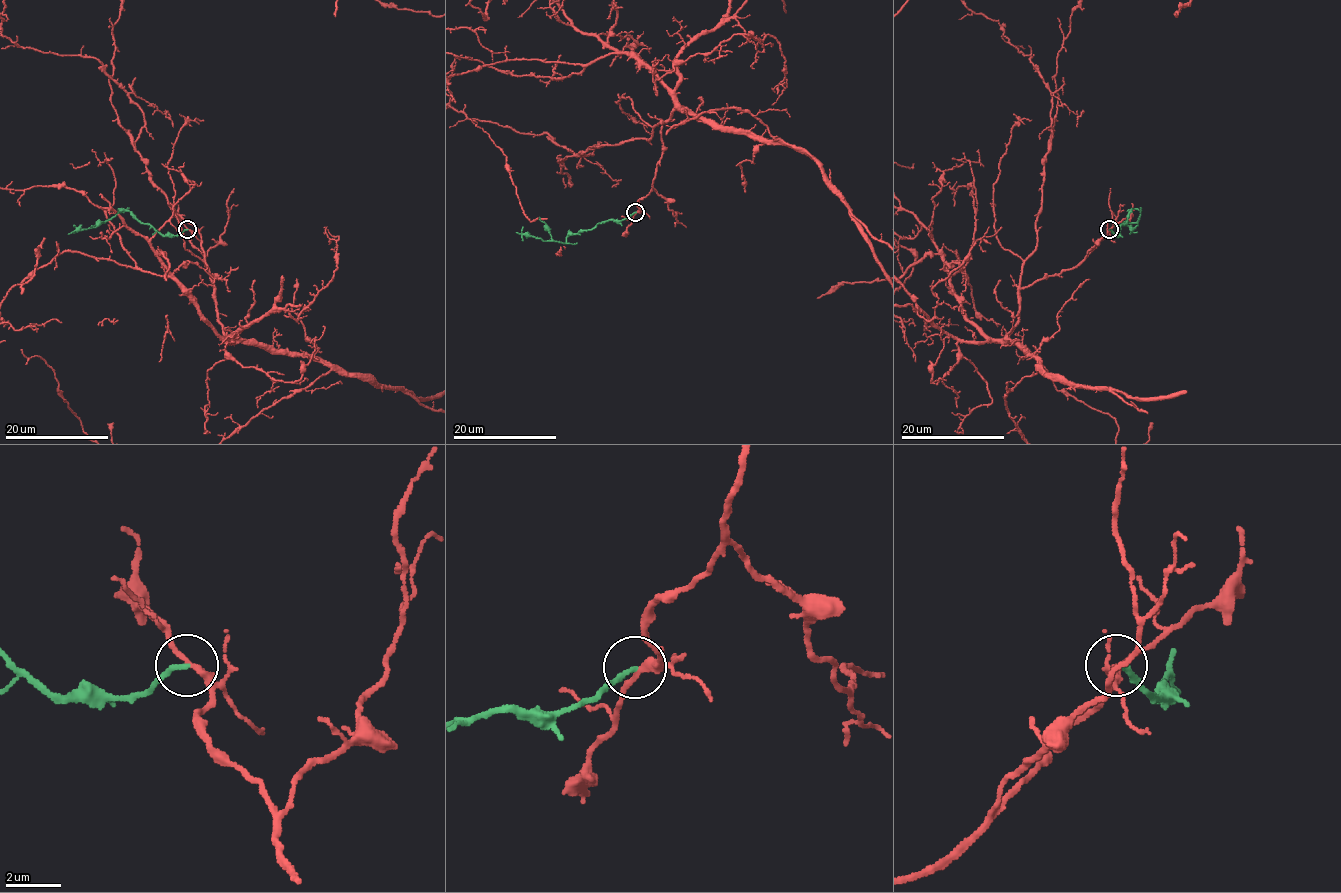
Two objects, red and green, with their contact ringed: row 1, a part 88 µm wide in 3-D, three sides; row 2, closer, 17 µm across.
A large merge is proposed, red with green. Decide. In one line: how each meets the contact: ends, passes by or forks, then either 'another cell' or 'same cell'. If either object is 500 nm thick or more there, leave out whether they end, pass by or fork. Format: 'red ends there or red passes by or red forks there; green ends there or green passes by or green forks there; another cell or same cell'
red passes by; green ends there; another cell

